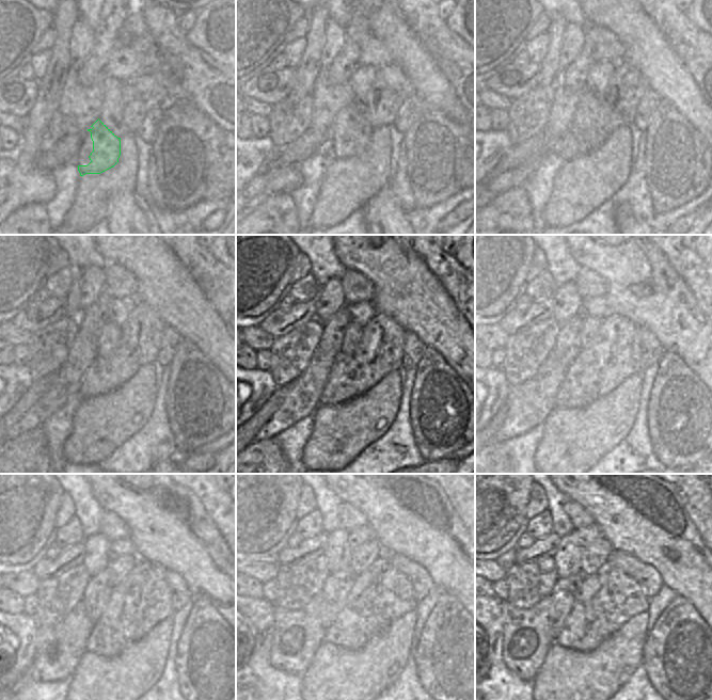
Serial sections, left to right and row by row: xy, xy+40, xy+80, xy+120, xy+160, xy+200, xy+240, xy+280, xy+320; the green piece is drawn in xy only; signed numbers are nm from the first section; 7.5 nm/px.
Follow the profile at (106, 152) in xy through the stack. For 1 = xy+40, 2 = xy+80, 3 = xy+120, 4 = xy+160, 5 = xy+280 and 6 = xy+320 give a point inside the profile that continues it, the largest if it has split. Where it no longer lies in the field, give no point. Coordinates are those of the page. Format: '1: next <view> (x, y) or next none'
1: next xy+40 (350, 133)
2: next xy+80 (587, 113)
3: next xy+120 (110, 339)
4: next xy+160 (352, 335)
5: next xy+280 (361, 557)
6: next xy+320 (596, 554)

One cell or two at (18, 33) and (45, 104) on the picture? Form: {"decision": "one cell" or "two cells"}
{"decision": "two cells"}

